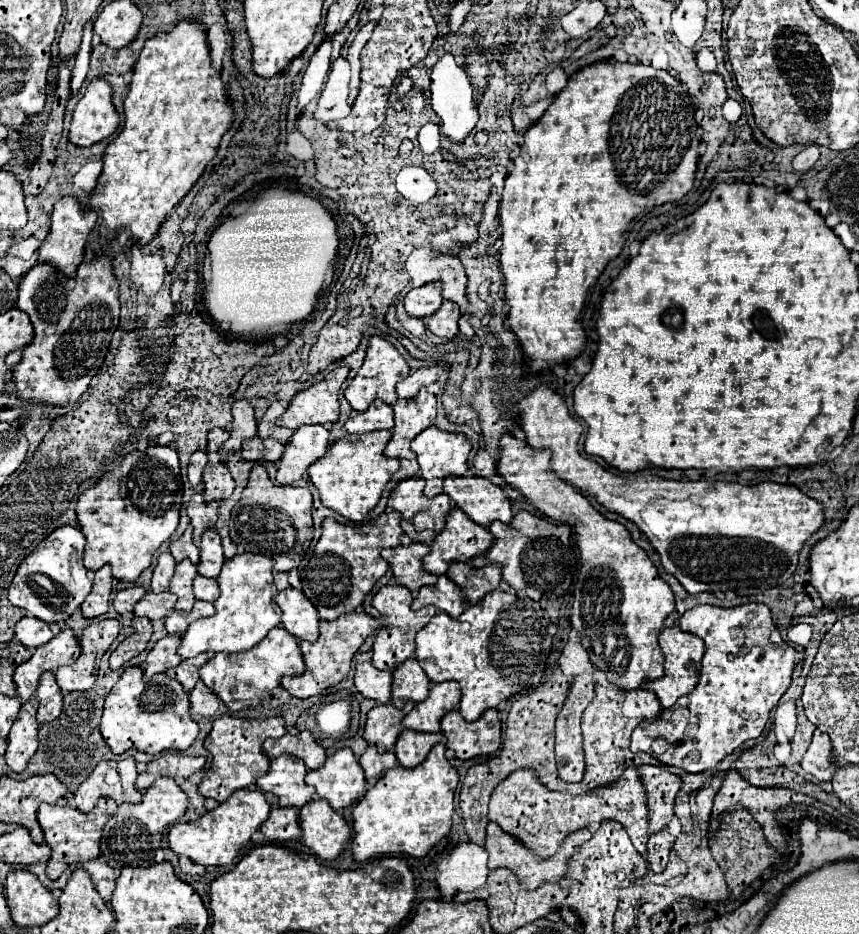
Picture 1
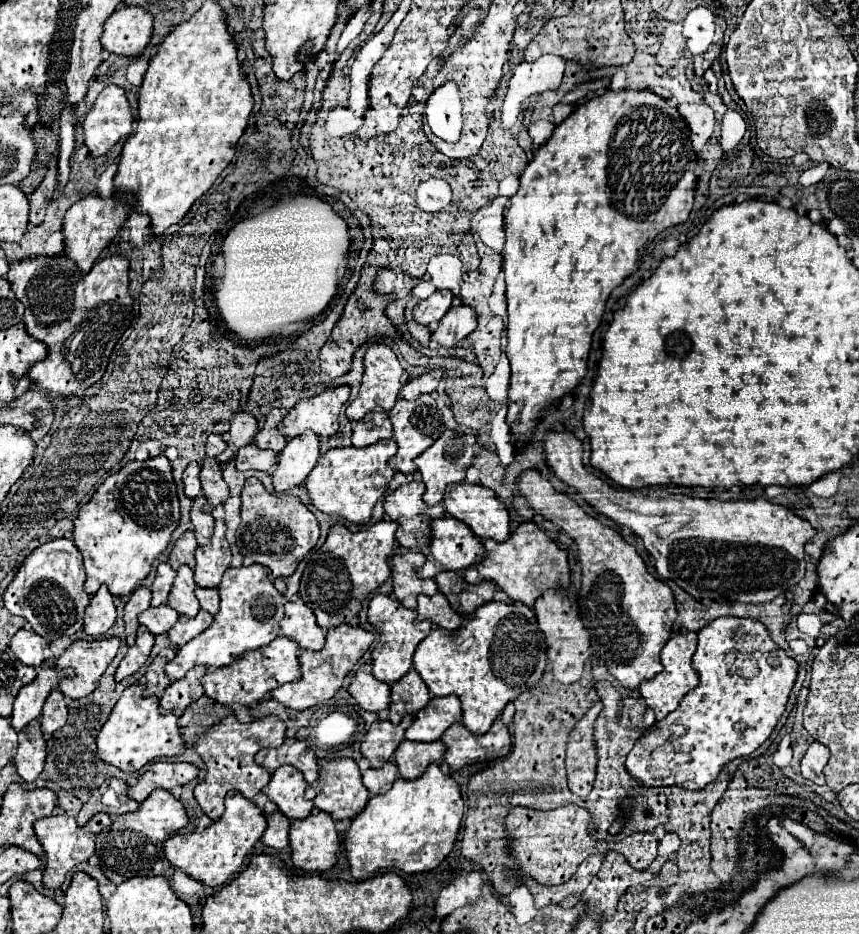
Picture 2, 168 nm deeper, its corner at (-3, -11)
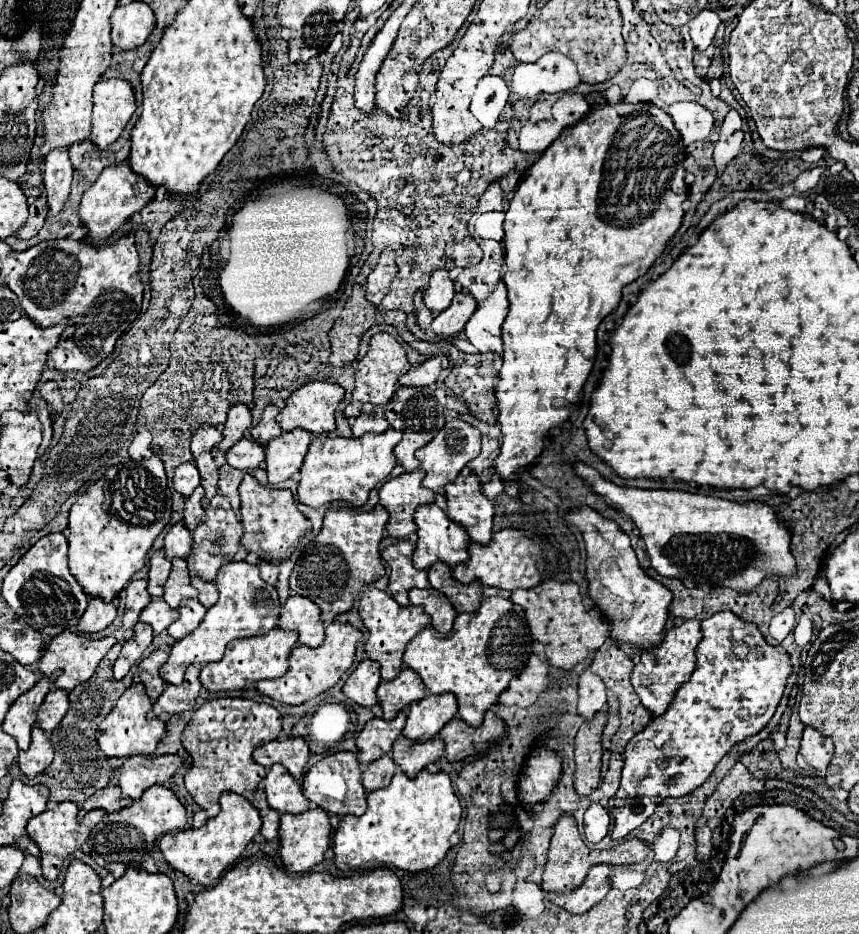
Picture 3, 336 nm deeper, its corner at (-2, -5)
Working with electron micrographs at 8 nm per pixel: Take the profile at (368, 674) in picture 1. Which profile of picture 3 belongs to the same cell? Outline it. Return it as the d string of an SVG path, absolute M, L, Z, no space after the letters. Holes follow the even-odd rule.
M365 659L357 665L357 669L349 675L349 679L343 685L343 693L355 701L357 705L363 707L373 707L379 703L379 699L375 697L377 685L379 685L381 677L379 677L379 663Z

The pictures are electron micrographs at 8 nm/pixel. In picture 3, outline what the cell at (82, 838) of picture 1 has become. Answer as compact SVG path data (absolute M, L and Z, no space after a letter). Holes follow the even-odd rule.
M63 801L59 803L55 809L51 811L45 811L45 813L39 813L37 817L29 819L27 823L27 835L39 845L41 849L41 867L43 867L43 877L49 879L49 881L55 881L59 871L61 871L61 865L65 861L67 855L71 855L73 851L77 851L89 837L91 833L91 825L89 823L77 823L77 805L71 803L71 801Z

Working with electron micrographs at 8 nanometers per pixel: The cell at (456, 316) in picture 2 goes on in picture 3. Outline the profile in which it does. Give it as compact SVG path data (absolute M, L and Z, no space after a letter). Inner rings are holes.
M455 293L453 303L433 319L431 329L435 331L435 335L453 337L459 331L463 331L465 323L475 313L475 309L477 309L477 301L471 295Z

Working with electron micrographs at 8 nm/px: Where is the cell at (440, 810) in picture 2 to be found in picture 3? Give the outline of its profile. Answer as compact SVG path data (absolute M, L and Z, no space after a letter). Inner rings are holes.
M427 769L417 777L409 779L403 773L395 773L389 787L371 791L367 795L367 811L361 817L345 815L339 821L339 827L333 835L333 851L335 851L335 865L341 871L347 869L361 869L377 865L395 865L397 869L409 873L421 873L433 869L449 851L449 837L457 831L461 821L461 803L453 793L453 785L449 775L445 773L429 773Z

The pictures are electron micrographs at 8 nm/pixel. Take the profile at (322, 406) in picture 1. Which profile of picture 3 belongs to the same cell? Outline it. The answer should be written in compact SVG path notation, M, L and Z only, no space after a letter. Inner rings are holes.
M305 383L289 395L285 409L277 415L283 431L305 429L309 433L333 433L335 409L343 401L345 389L333 383Z

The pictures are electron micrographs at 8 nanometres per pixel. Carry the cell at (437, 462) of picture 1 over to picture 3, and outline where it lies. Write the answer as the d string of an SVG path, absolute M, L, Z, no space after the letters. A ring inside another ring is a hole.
M451 421L453 427L451 429L441 429L433 441L429 441L425 447L417 449L417 459L421 461L421 467L425 469L425 479L423 479L423 487L433 489L435 493L443 493L443 487L451 481L455 481L455 477L459 475L459 471L479 455L481 451L481 433L479 429L475 429L473 425L465 423L465 421Z

